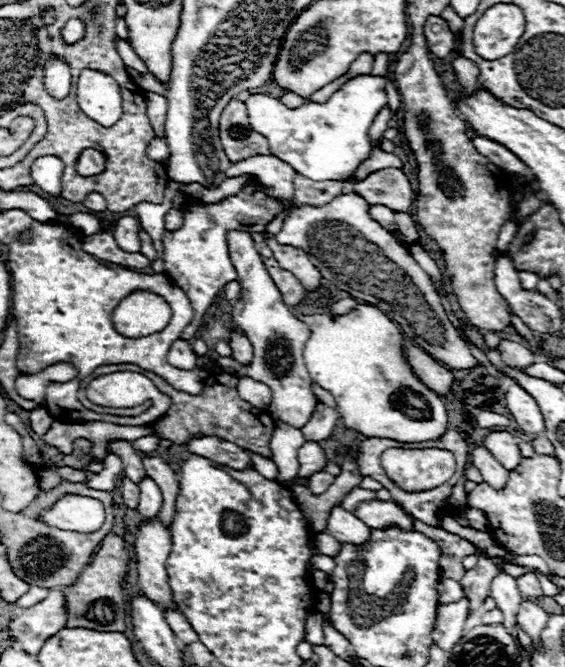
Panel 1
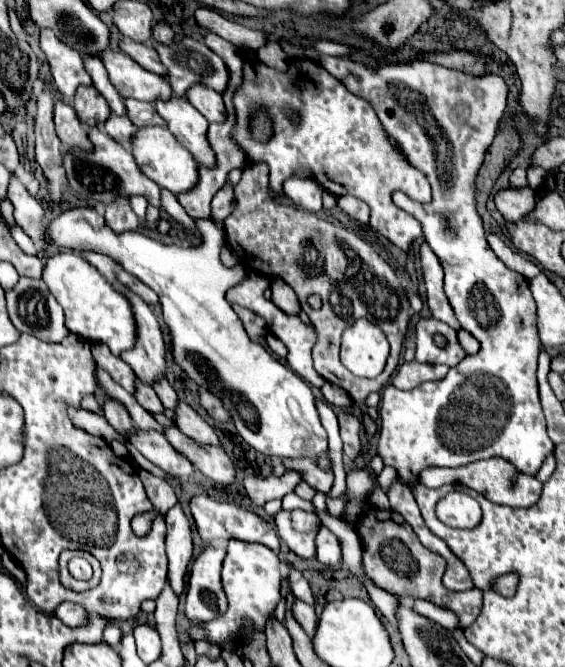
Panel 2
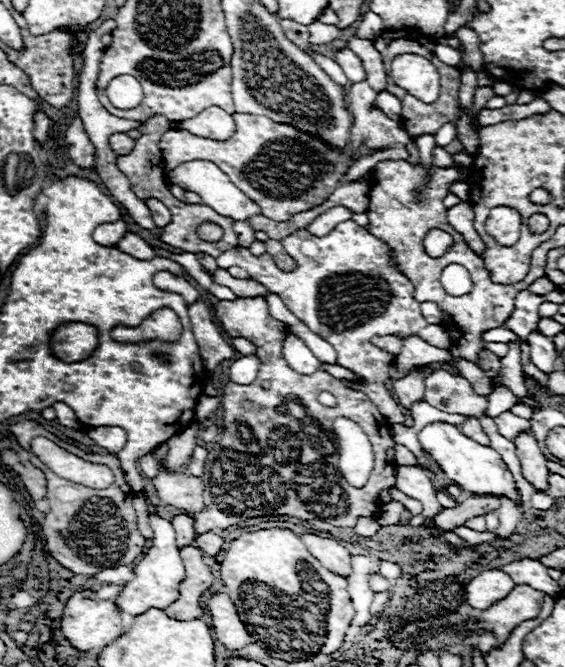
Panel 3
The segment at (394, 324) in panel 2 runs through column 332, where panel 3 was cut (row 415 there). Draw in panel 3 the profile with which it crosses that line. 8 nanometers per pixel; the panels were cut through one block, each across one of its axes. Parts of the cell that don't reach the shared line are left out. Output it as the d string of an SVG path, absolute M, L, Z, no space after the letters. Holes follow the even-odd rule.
M220 300L216 304L216 316L222 328L230 336L244 336L256 346L256 354L260 358L260 370L252 384L238 386L234 382L224 386L224 394L220 398L224 408L224 434L220 442L210 444L210 454L206 460L206 480L204 480L204 498L206 506L202 514L194 516L194 528L198 534L210 532L214 528L230 528L248 518L258 516L296 516L300 520L328 520L340 528L354 528L358 518L376 518L380 512L380 490L392 486L396 482L396 464L394 464L394 446L396 442L390 436L390 422L380 414L380 410L370 402L370 398L362 392L350 390L340 384L338 378L330 376L324 370L316 370L314 374L298 374L294 372L284 356L282 346L286 340L286 324L272 318L268 312L266 300ZM320 392L332 392L338 398L336 408L326 408L318 402ZM286 398L300 400L302 406L308 408L310 422L300 422L292 416L282 416L276 412L278 406L286 402ZM334 418L350 418L358 426L364 426L366 436L374 448L374 472L364 488L352 488L344 478L340 478L336 470L338 452L332 442L332 422Z

